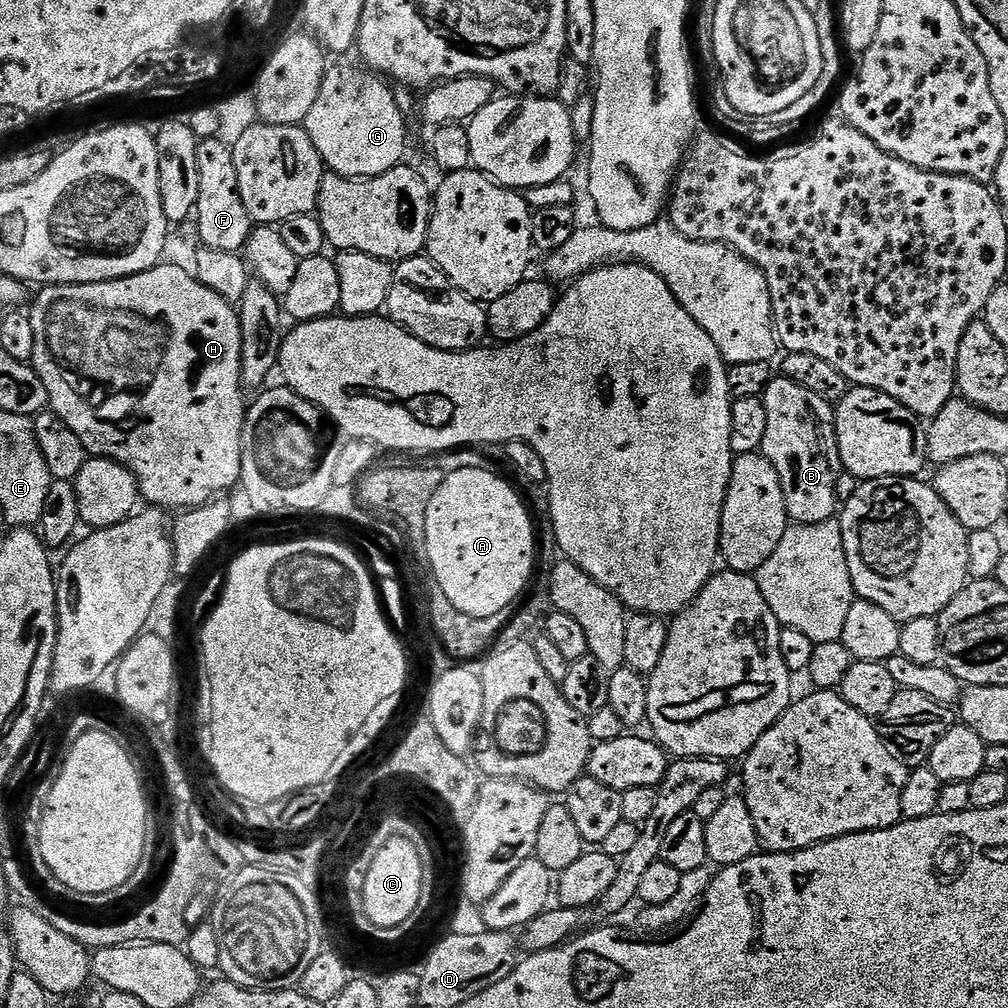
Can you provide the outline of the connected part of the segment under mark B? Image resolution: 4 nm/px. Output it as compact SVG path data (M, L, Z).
M782 374L773 378L770 386L766 386L762 399L766 406L766 438L762 438L760 452L772 463L774 470L778 470L778 478L782 482L782 498L786 498L789 521L792 524L817 524L833 519L838 512L836 491L842 471L836 437L835 407L822 402L818 394L798 386L798 382L790 382Z

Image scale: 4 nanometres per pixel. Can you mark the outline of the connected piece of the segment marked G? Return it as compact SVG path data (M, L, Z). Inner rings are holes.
M344 64L325 71L318 98L310 106L310 114L306 114L302 127L310 142L314 142L314 150L318 150L335 175L347 176L350 180L371 180L373 176L401 167L408 128L404 125L406 115L398 110L389 81L360 68Z

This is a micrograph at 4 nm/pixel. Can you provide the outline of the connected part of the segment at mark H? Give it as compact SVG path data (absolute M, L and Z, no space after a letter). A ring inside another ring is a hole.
M161 262L150 270L128 276L125 280L107 280L106 282L94 282L93 284L50 284L41 287L37 292L40 293L38 293L37 296L35 293L34 299L30 304L30 315L34 322L34 354L32 355L30 363L32 367L36 369L38 378L42 378L42 382L46 386L51 411L56 412L58 418L62 418L62 422L66 422L66 426L70 426L70 430L74 430L74 434L78 434L78 438L82 438L82 446L86 446L89 457L113 460L122 466L126 466L134 474L136 484L140 488L141 497L143 497L145 501L148 500L147 503L149 505L155 506L161 510L169 510L168 508L180 508L176 510L201 508L203 504L210 504L221 494L224 494L227 488L237 487L237 485L240 484L242 454L244 453L244 418L246 415L246 400L244 404L246 389L242 376L242 330L240 329L240 317L237 309L229 304L226 298L222 298L218 294L214 294L214 290L202 286L202 282L198 282L195 275L193 275L189 269L187 272L186 269L179 268L176 264L167 264L167 262Z

